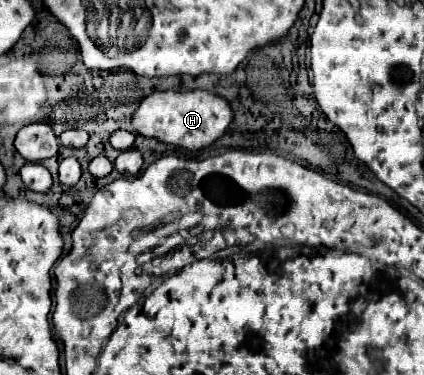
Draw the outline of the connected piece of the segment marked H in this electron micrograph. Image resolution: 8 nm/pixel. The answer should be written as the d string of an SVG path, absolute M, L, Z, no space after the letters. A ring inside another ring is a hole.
M191 90L191 92L153 92L147 96L137 112L133 114L133 126L139 134L157 138L167 144L183 146L185 150L199 150L203 146L213 144L221 138L229 124L233 112L227 100L205 92L205 90Z

